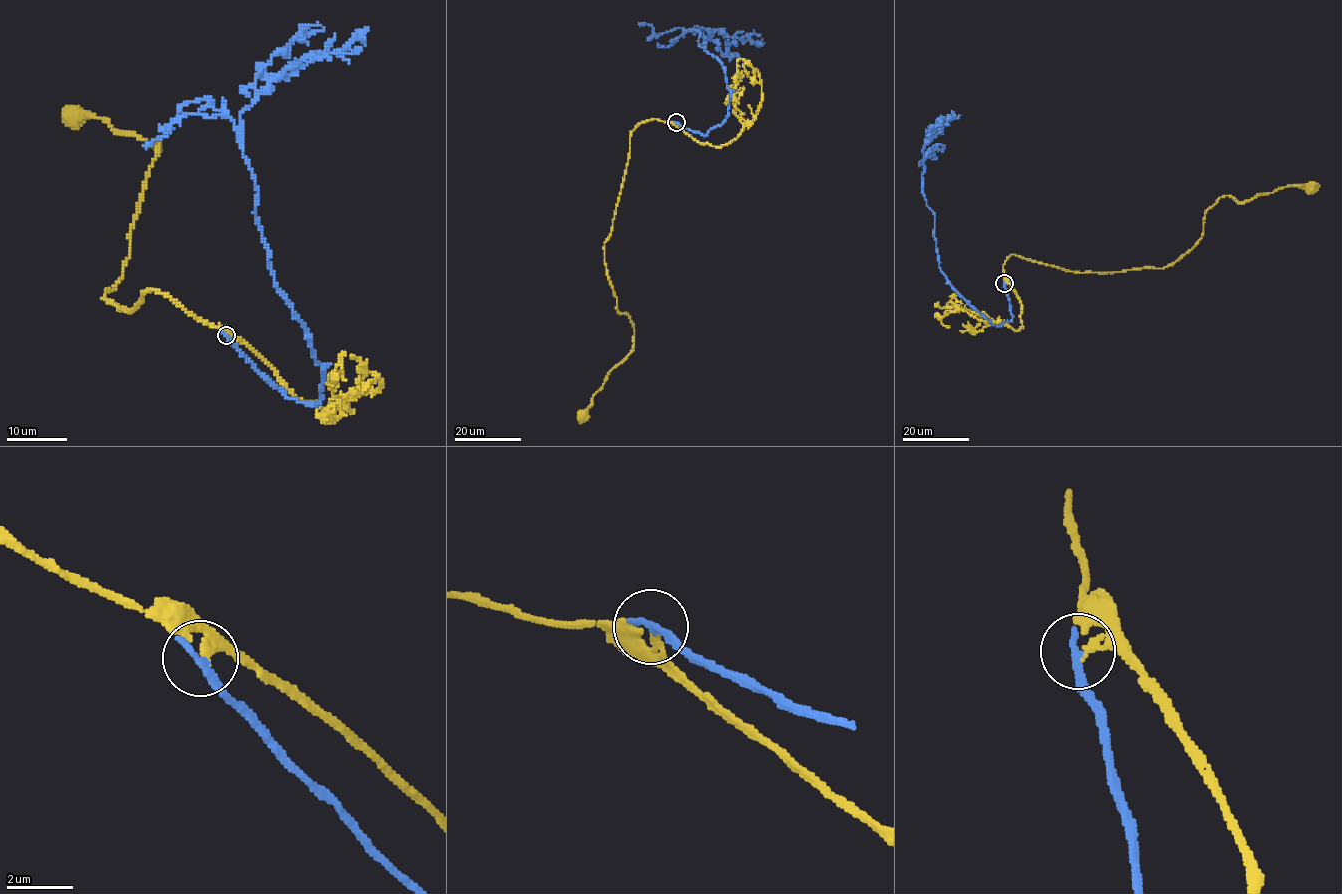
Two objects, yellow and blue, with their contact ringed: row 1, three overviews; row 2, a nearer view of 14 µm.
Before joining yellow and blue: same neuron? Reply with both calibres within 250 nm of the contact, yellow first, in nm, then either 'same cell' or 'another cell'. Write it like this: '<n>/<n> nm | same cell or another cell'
170/280 nm | same cell

